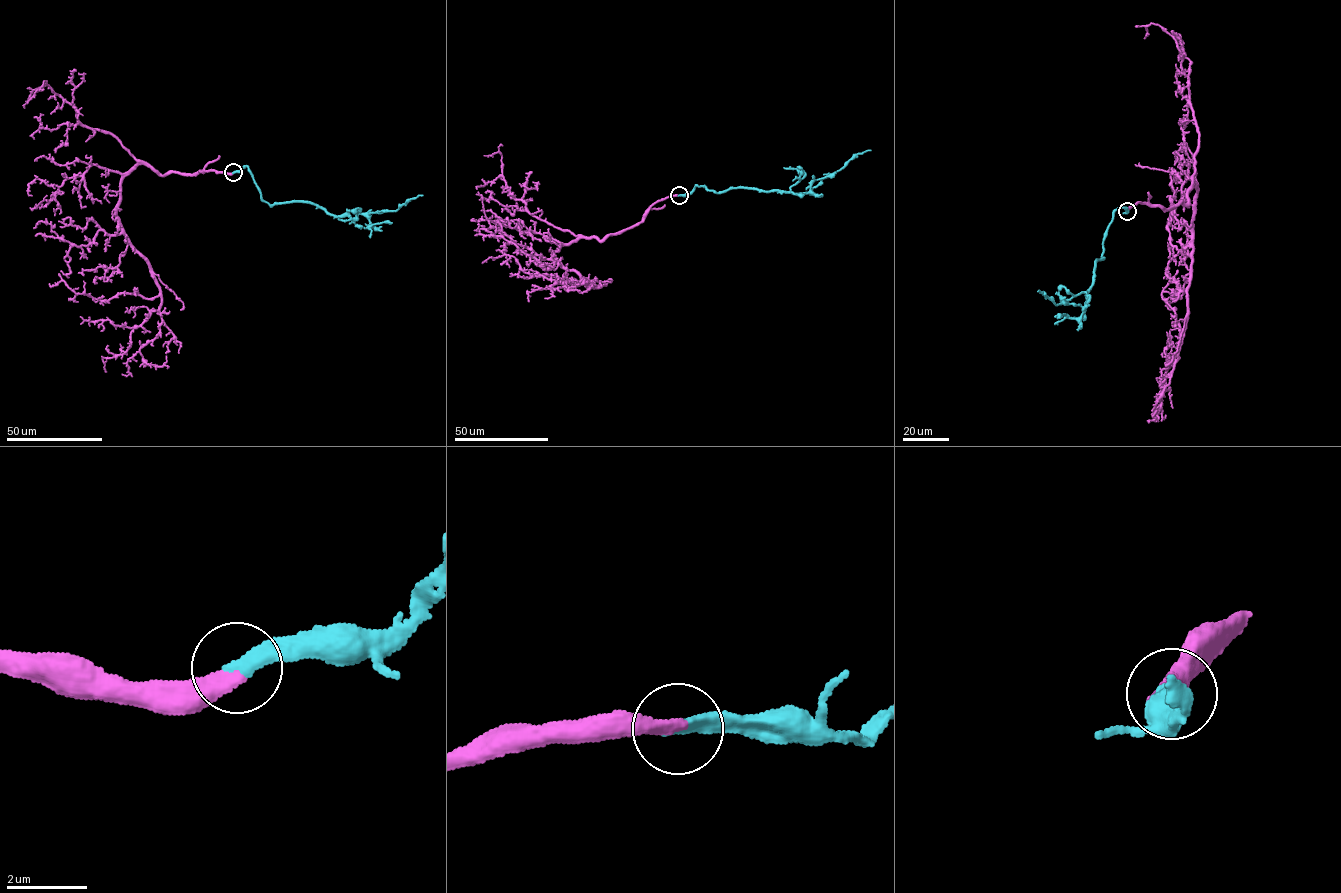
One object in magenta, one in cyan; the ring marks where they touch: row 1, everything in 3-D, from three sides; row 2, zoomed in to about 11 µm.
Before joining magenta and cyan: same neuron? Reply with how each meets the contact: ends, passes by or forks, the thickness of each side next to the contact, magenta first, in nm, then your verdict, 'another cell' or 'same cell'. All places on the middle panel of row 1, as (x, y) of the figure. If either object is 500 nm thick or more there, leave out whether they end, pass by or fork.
magenta ends | cyan ends | 400/360 nm | same cell

